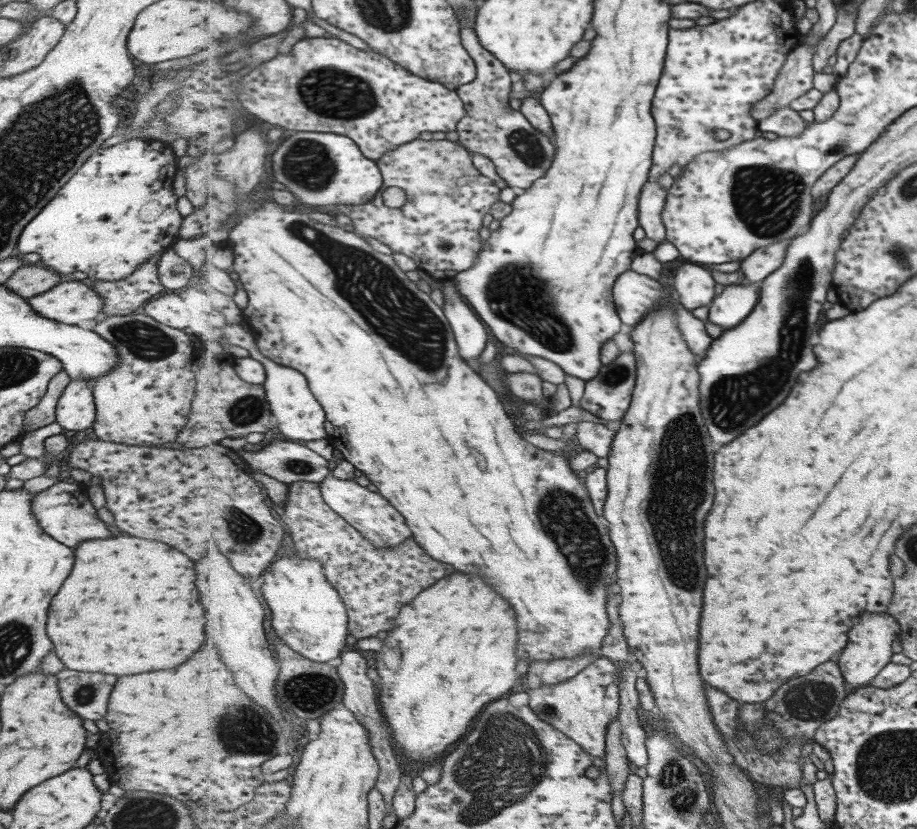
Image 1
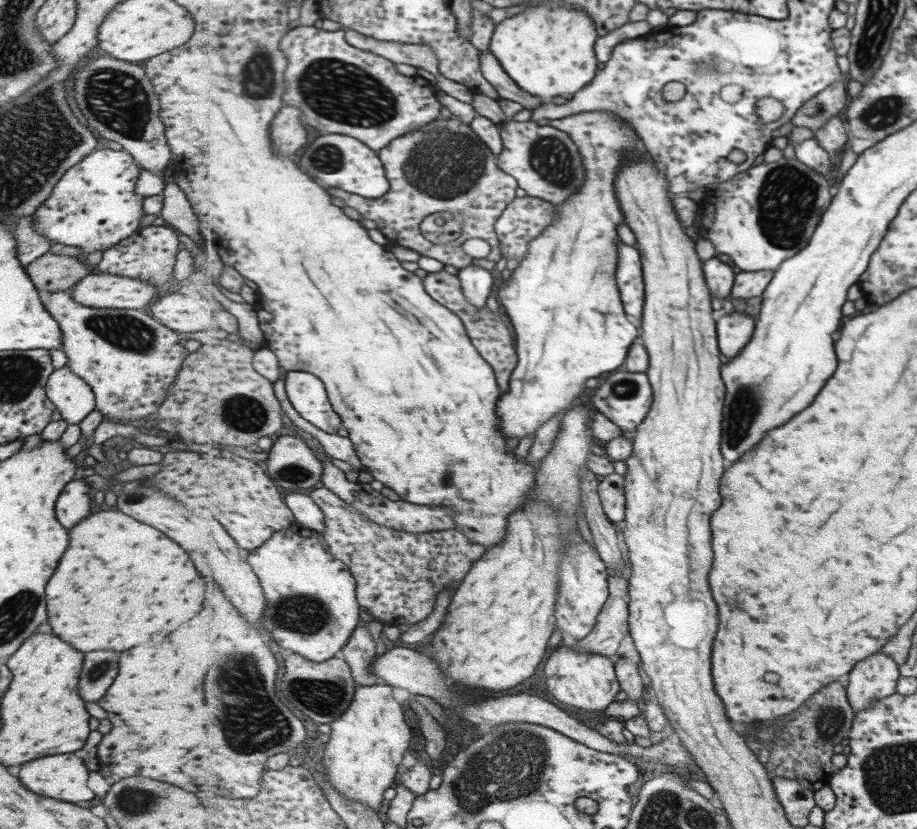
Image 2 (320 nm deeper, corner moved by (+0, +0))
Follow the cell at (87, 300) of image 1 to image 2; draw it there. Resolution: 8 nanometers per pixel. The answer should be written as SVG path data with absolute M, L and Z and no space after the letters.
M87 273L69 290L72 299L81 306L125 310L144 310L149 300L159 294L159 287L154 287L149 281L109 273Z

